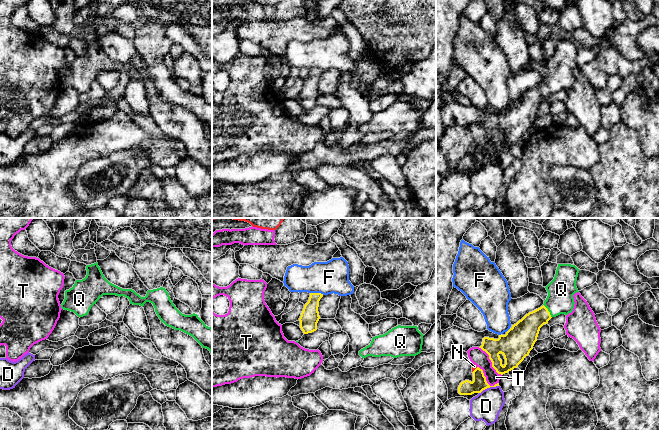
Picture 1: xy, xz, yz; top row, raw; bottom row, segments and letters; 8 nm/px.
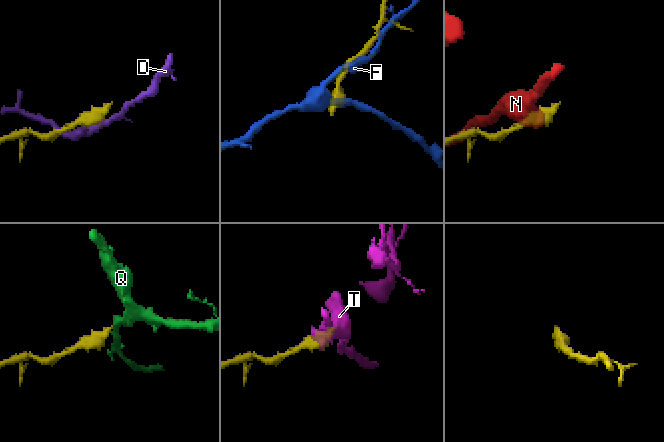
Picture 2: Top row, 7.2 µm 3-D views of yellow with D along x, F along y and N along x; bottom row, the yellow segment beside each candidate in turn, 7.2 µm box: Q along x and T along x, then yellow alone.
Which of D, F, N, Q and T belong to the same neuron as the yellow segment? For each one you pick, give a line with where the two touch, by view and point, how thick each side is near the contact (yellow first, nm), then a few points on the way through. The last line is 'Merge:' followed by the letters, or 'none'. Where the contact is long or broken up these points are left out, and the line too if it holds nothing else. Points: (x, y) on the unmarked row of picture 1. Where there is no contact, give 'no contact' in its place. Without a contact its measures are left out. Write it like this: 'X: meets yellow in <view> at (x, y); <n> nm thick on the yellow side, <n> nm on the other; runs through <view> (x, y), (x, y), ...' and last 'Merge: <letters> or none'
Q: meets yellow in yz at (548, 87); 200 nm thick on the yellow side, 220 nm on the other; runs through yz (525, 108), (548, 87), (560, 75), (561, 65)
Merge: Q

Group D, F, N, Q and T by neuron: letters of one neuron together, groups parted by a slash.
D / F / N / Q / T

